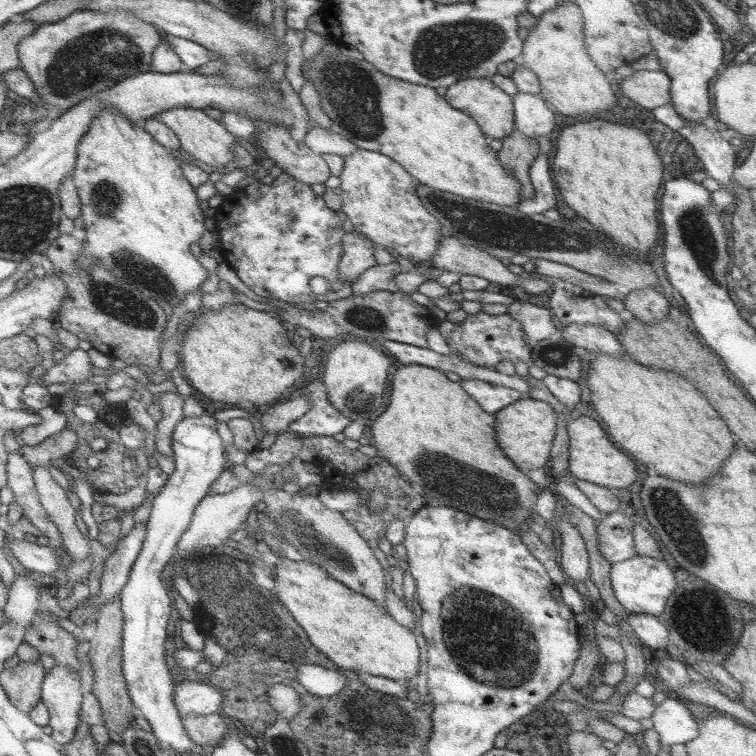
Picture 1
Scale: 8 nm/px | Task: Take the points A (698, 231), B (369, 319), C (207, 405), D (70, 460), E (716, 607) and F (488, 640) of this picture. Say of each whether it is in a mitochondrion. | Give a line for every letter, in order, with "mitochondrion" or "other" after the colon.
A: mitochondrion
B: mitochondrion
C: other
D: other
E: other
F: mitochondrion

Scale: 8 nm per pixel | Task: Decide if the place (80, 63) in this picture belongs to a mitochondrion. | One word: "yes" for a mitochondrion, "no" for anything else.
yes

